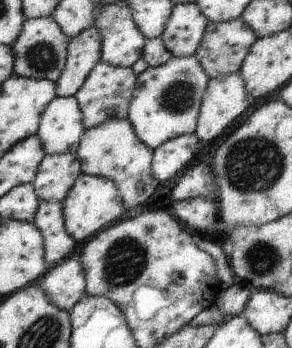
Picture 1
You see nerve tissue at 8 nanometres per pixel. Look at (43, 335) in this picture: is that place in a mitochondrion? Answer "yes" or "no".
yes

